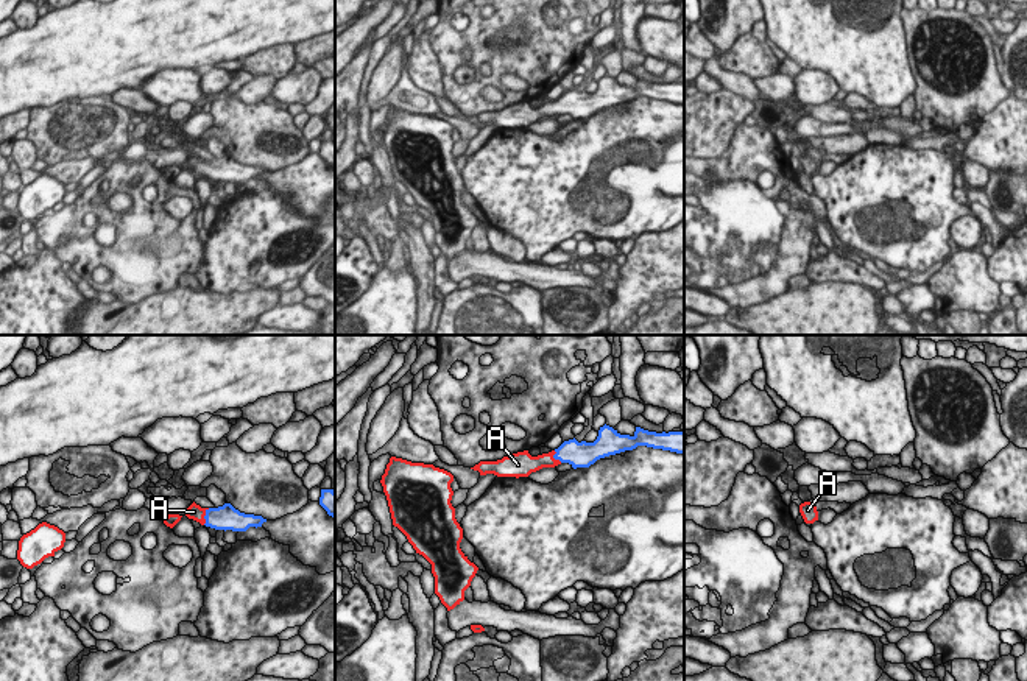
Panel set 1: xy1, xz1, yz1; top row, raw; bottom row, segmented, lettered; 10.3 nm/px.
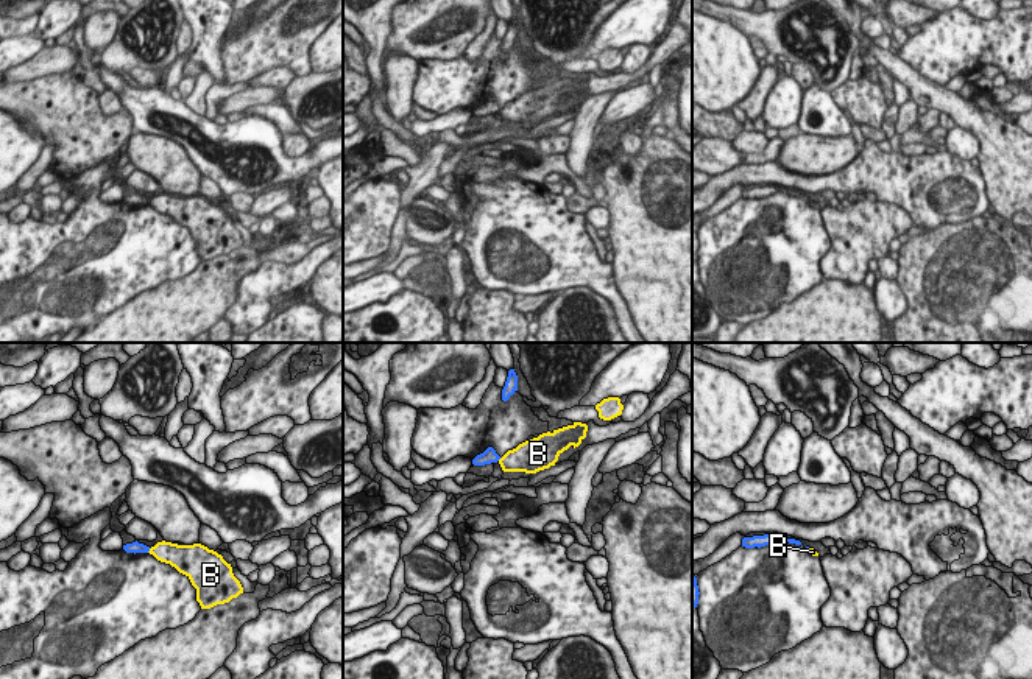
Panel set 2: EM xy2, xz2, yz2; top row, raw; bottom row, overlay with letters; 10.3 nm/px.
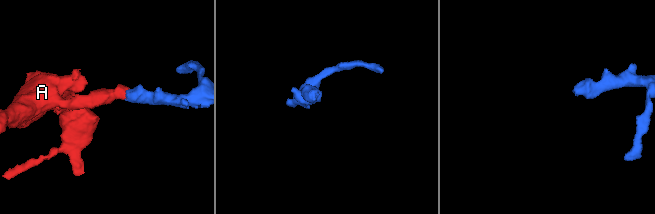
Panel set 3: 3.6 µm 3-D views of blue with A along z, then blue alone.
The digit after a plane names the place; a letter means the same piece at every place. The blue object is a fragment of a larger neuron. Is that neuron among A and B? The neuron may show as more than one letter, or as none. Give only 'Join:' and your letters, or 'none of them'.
Join: A.

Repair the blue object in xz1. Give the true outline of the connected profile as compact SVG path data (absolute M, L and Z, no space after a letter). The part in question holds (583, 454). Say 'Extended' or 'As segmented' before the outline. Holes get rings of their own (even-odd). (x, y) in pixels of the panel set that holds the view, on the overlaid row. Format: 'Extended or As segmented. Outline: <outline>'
Extended. Outline: M605 424L600 427L594 443L578 443L573 438L564 441L558 449L549 453L531 457L528 450L524 450L497 461L480 461L471 469L478 471L480 475L494 474L497 477L519 478L528 477L531 472L542 468L555 468L561 463L569 463L573 469L589 468L600 458L633 450L637 446L684 453L684 432L656 433L636 427L634 435L630 436L620 435L617 430Z

